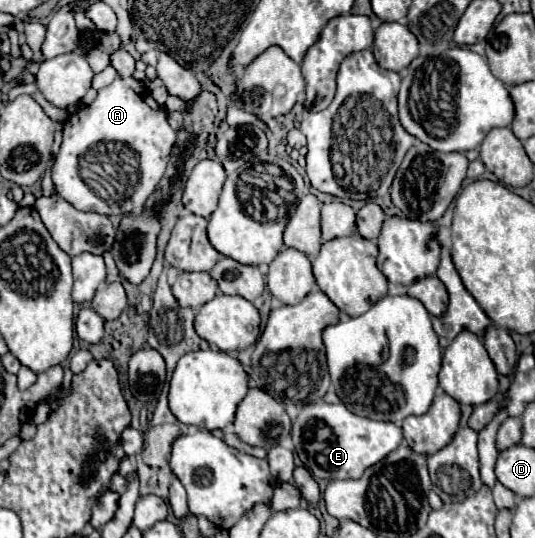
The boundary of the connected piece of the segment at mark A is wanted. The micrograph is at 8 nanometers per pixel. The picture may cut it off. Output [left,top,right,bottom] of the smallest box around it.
[53,77,175,215]

